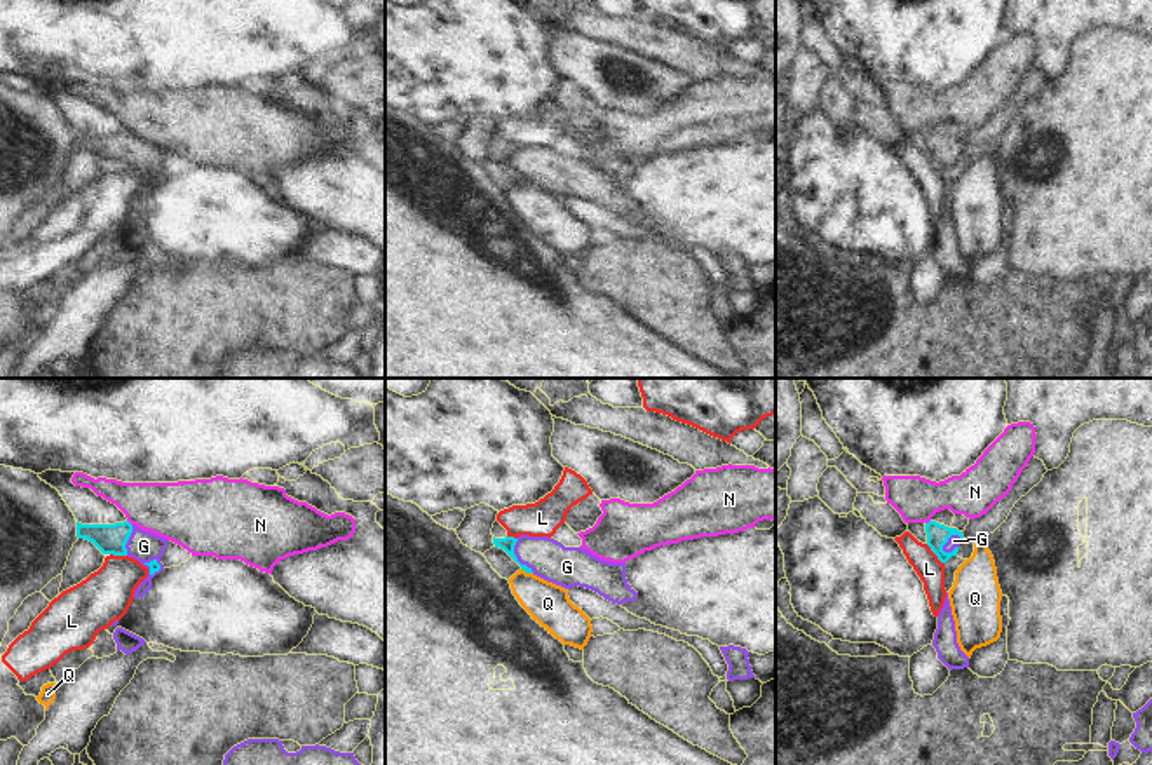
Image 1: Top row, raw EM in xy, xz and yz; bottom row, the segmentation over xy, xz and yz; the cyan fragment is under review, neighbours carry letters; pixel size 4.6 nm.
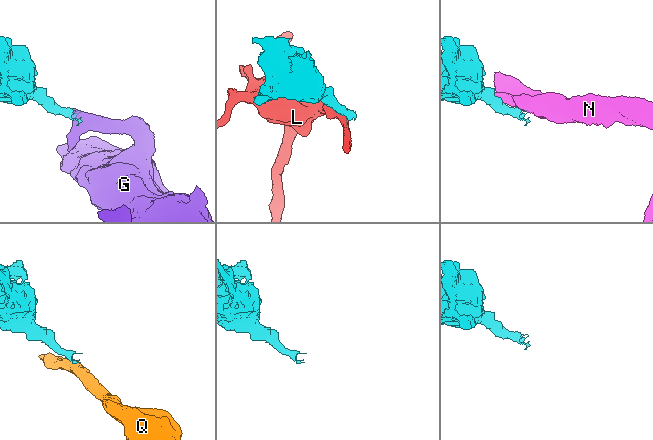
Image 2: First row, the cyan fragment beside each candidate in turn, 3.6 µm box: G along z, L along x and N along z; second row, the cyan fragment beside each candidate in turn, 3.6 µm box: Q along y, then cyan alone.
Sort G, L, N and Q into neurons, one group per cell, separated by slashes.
G / L / N / Q

